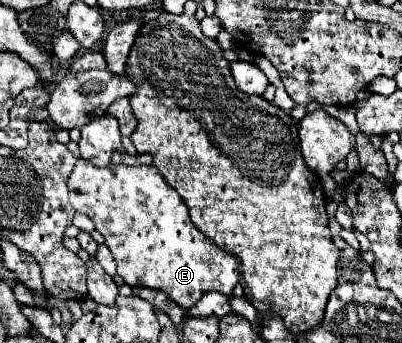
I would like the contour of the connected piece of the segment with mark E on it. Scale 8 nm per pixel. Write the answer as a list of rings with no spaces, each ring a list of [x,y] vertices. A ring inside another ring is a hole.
[[[78,159],[74,171],[68,177],[70,189],[70,203],[78,213],[88,215],[96,229],[104,235],[104,243],[110,247],[116,263],[118,275],[130,287],[152,287],[166,293],[172,301],[180,307],[192,307],[200,295],[208,291],[218,291],[222,295],[232,297],[232,291],[240,279],[240,267],[234,255],[222,251],[208,239],[190,219],[188,207],[182,203],[182,197],[164,181],[154,165],[108,165],[108,167],[94,167],[84,159]]]

